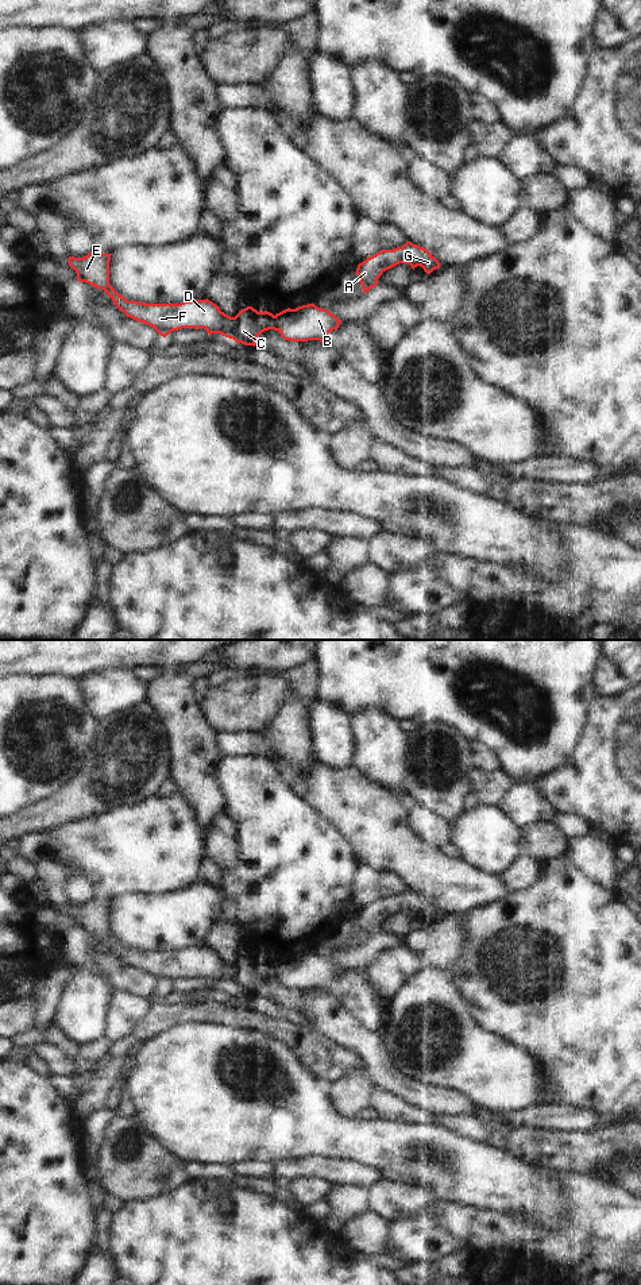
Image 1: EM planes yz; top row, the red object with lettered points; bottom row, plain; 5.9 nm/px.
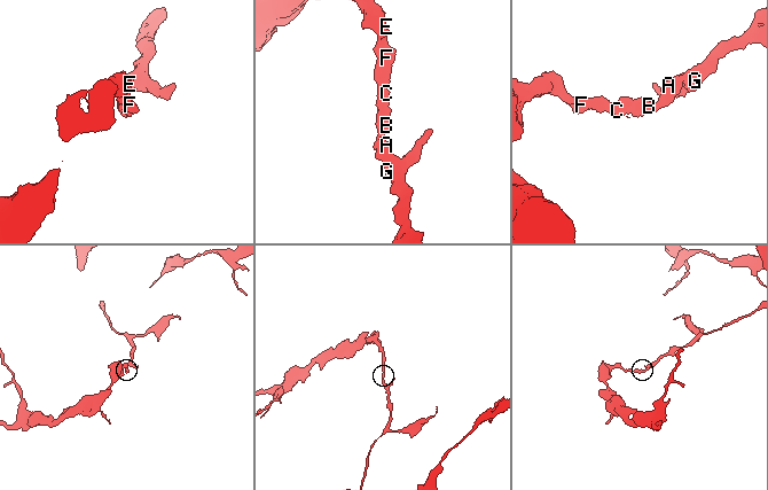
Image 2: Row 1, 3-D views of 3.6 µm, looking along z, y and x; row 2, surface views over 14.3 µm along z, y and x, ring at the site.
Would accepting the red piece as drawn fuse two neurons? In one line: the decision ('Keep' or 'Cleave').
Cleave

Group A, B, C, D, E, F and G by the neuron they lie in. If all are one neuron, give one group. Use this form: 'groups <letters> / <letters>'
groups A B G / C D E F

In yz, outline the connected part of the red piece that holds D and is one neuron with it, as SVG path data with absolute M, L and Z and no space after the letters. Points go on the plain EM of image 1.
M94 898L82 906L69 904L69 914L77 921L77 929L103 937L127 965L152 975L163 985L182 976L204 976L209 983L220 981L236 991L255 995L262 980L278 979L273 961L258 960L252 954L231 965L208 946L181 952L128 949L109 933L111 903Z

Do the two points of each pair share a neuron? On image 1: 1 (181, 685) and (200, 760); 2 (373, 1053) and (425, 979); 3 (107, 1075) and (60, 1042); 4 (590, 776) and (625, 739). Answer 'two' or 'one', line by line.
1: one
2: two
3: two
4: one

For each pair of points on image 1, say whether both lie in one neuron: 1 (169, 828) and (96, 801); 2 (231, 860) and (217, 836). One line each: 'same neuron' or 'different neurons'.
1: different neurons
2: same neuron

